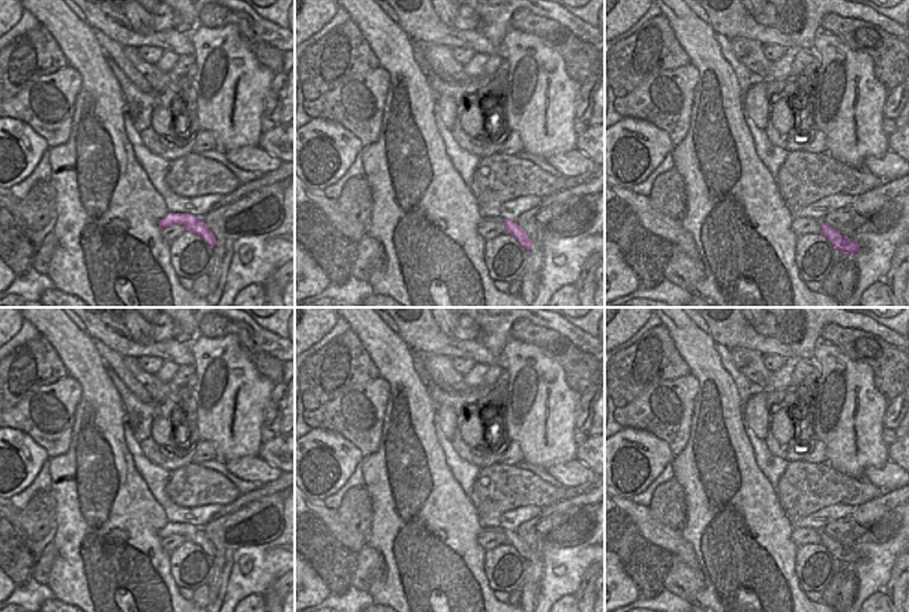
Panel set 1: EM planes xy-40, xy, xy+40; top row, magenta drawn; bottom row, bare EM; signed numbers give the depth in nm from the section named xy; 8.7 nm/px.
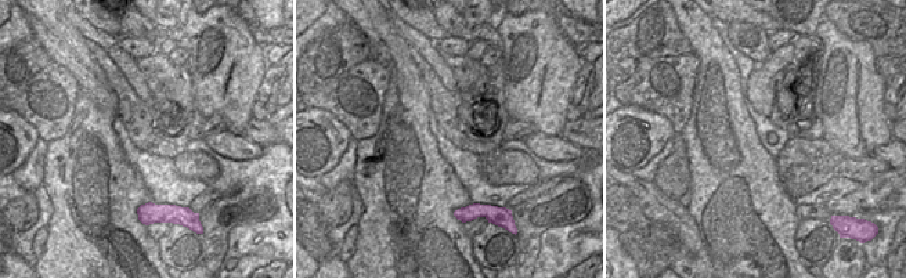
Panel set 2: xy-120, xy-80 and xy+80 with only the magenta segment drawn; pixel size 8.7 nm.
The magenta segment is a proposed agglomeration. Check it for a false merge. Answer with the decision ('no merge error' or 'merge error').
no merge error

